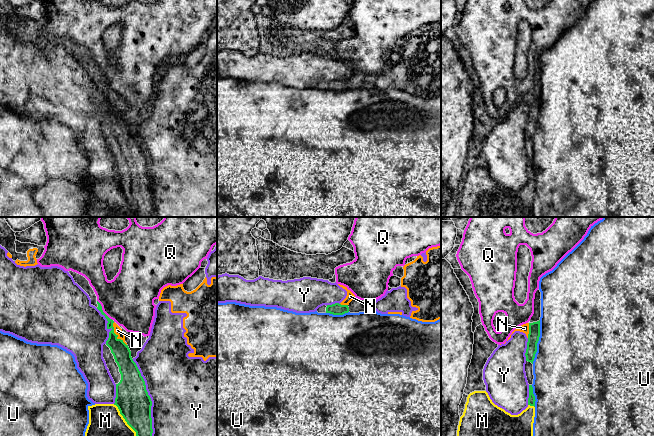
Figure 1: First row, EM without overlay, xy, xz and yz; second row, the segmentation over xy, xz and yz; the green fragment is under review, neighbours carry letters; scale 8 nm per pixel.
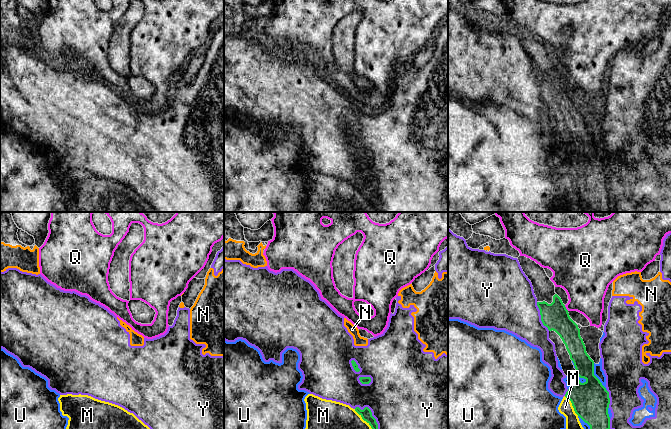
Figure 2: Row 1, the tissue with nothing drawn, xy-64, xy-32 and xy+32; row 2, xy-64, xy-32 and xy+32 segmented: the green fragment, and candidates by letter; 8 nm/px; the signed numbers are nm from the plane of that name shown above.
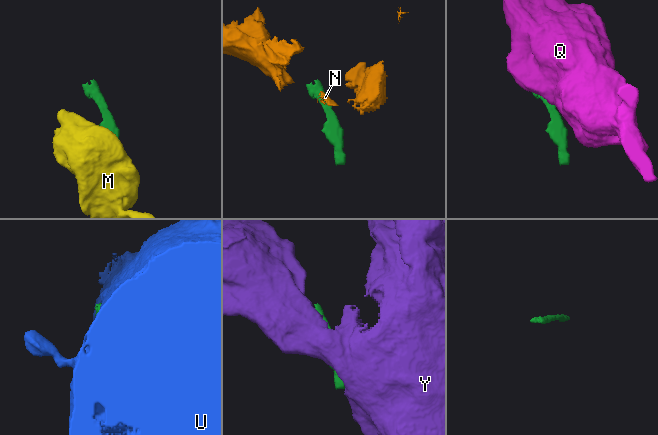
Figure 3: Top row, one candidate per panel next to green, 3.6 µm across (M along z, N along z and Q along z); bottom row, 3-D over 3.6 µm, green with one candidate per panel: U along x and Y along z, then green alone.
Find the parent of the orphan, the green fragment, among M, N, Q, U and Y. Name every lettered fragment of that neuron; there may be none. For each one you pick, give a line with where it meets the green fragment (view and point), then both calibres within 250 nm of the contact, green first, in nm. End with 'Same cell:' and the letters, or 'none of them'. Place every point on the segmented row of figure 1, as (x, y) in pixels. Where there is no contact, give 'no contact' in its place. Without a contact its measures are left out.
Same cell: none of them

